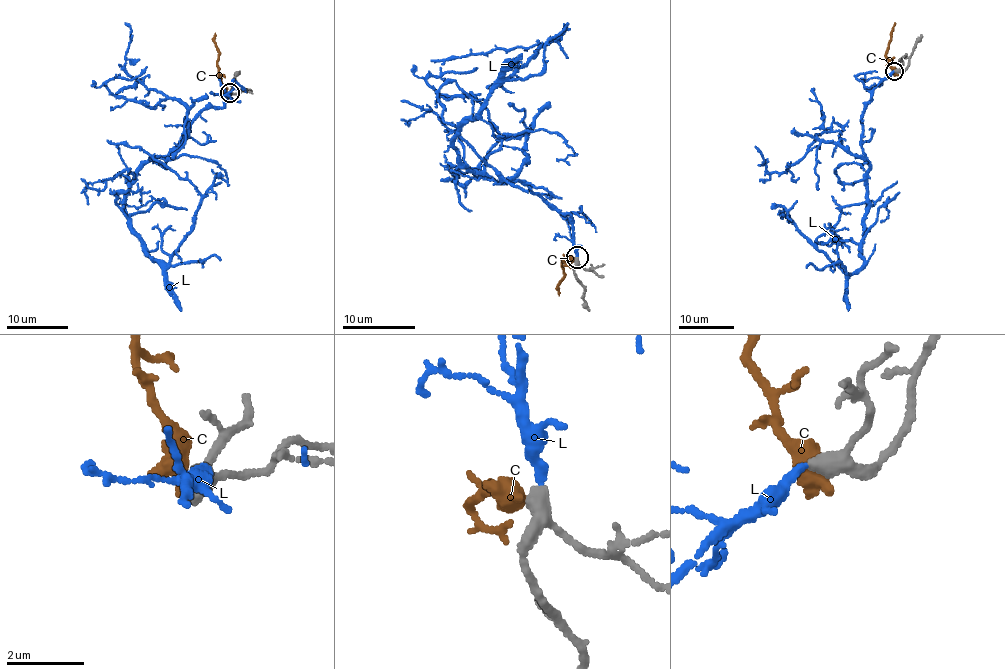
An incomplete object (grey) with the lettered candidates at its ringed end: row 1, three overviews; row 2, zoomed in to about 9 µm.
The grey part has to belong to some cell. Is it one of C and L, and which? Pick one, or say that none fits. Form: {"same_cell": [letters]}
{"same_cell": ["L"]}

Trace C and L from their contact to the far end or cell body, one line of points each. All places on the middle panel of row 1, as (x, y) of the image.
C: (573, 259), (562, 260), (563, 279), (558, 285), (559, 295)
L: (576, 258), (571, 217), (523, 180), (474, 173), (454, 148), (464, 120), (473, 119), (544, 45), (430, 60)

